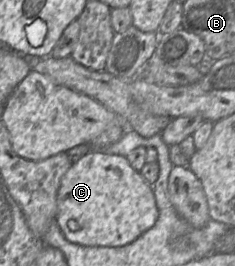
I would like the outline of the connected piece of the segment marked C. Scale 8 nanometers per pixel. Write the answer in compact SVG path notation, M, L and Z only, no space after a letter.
M93 150L75 159L61 179L57 192L55 222L64 237L82 246L120 247L136 240L157 221L159 211L152 185L147 183L139 171L132 168L125 156Z

